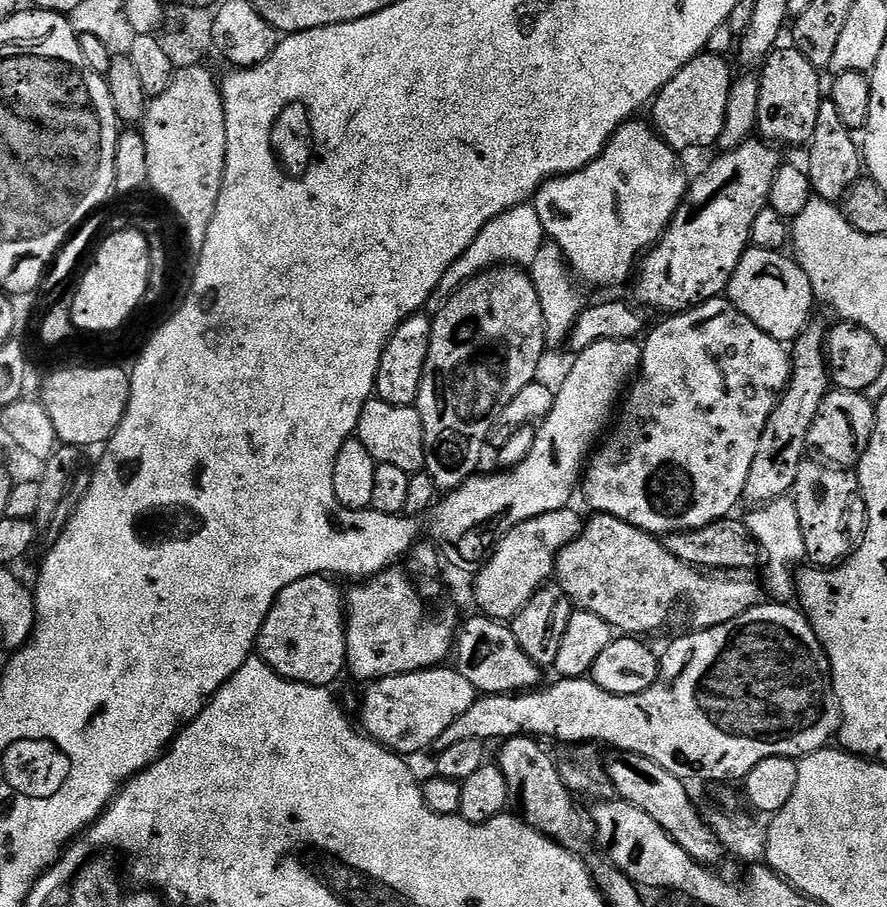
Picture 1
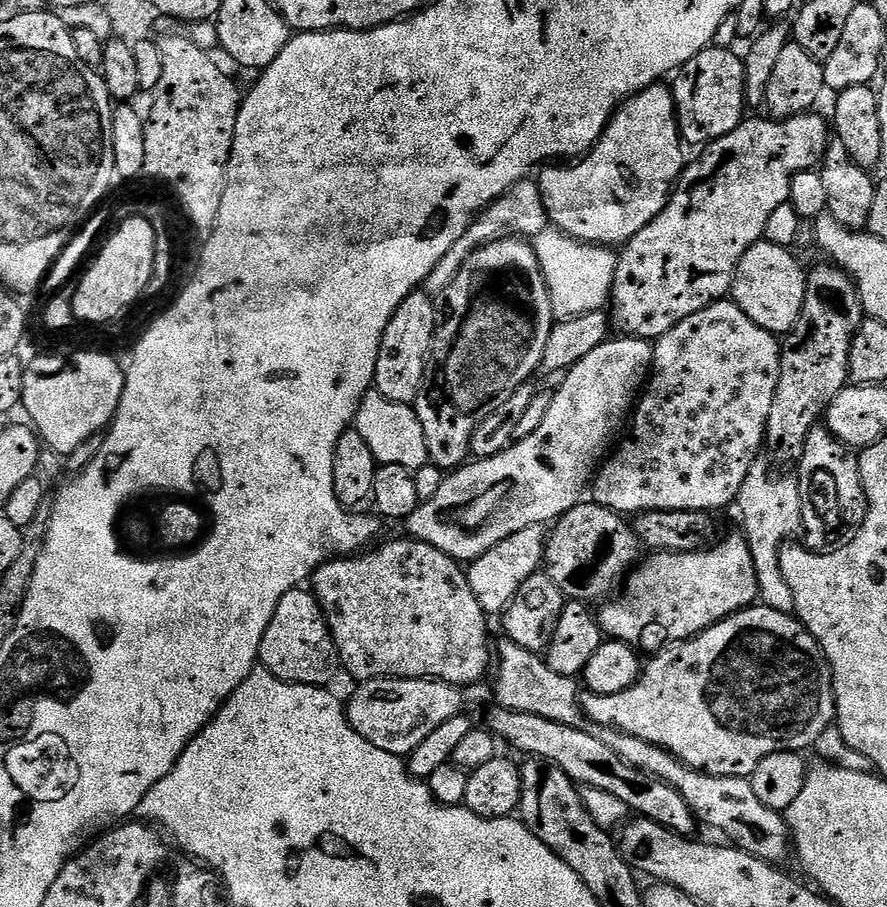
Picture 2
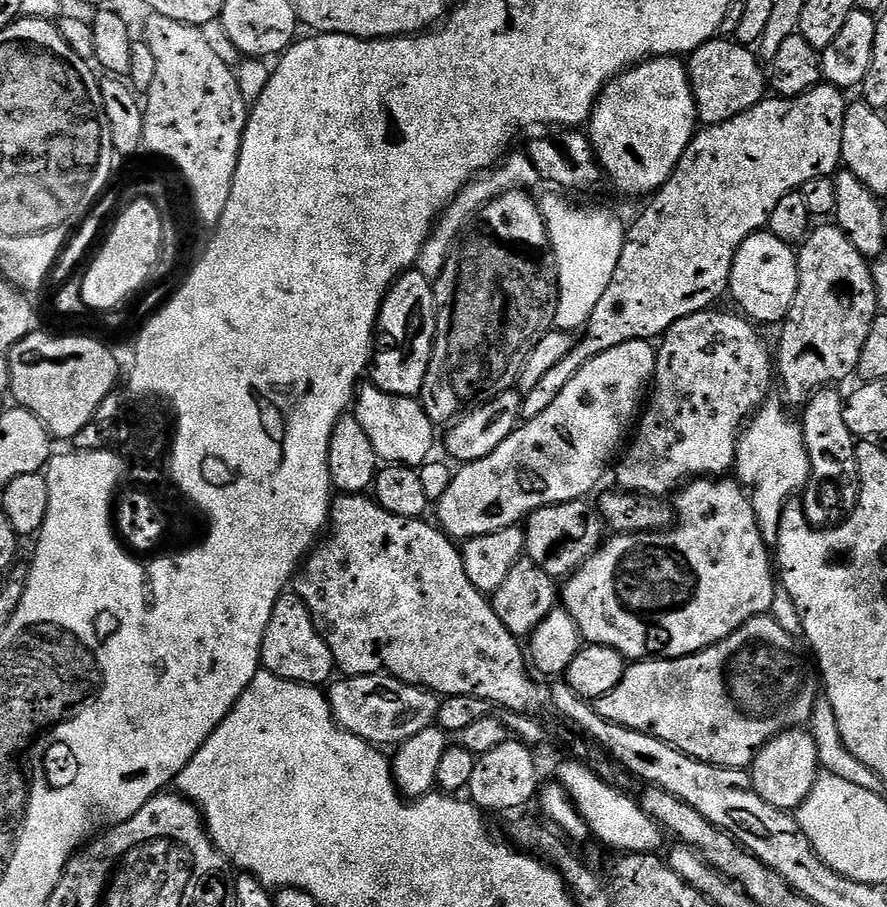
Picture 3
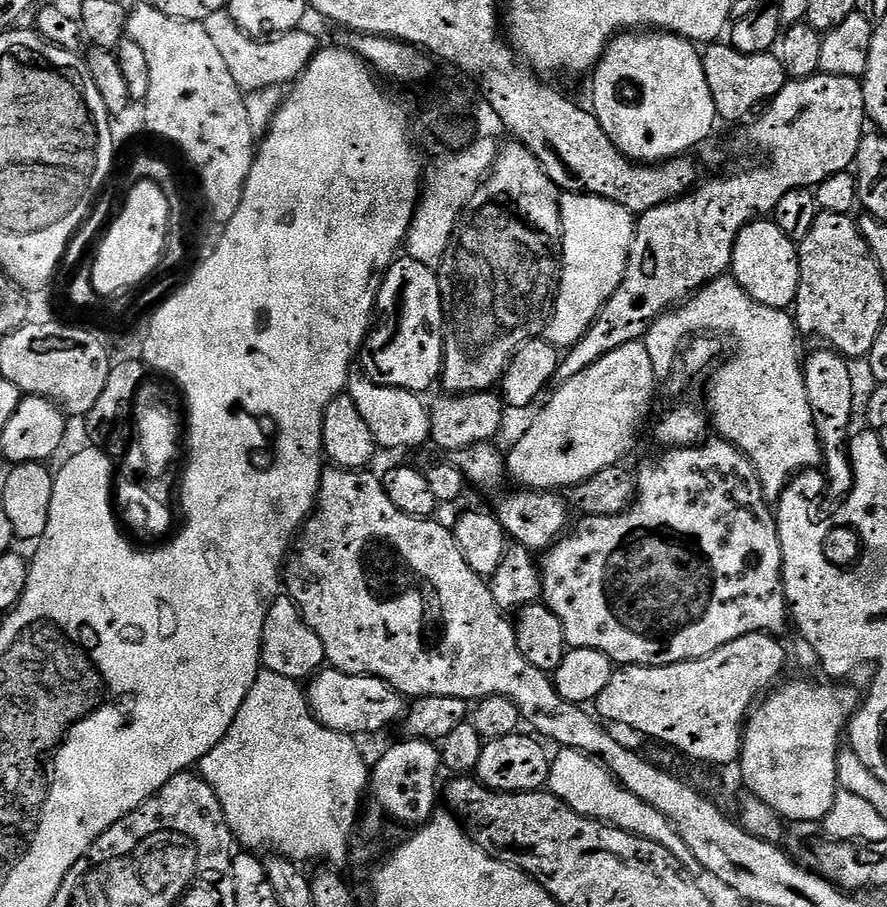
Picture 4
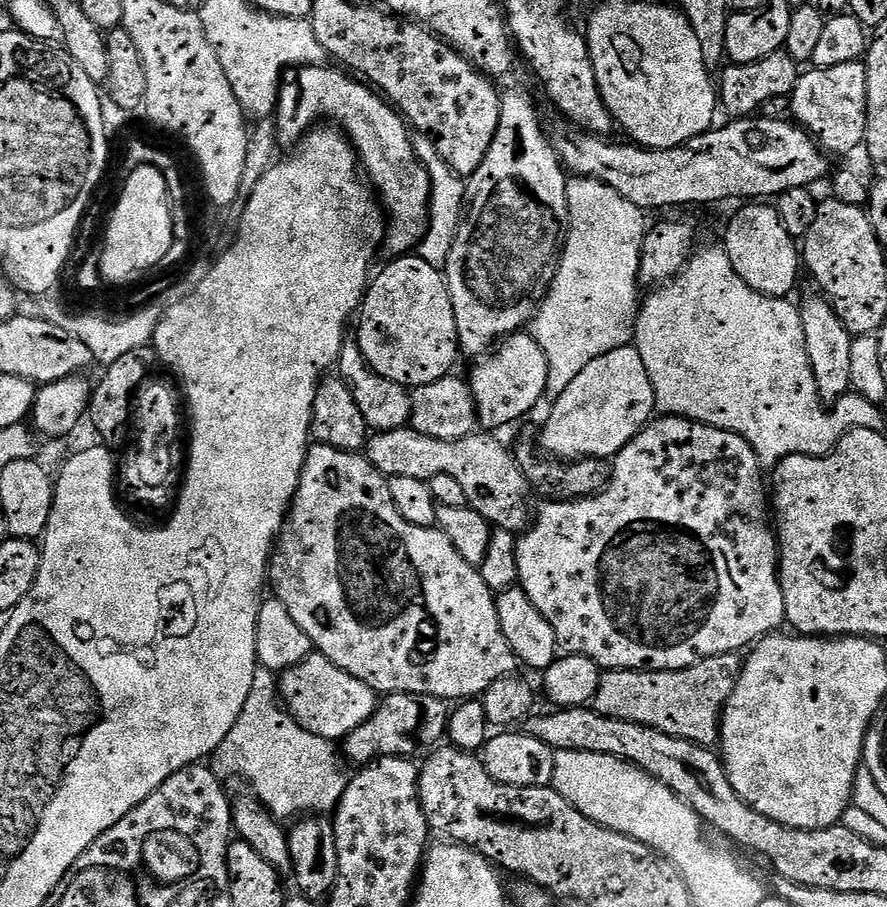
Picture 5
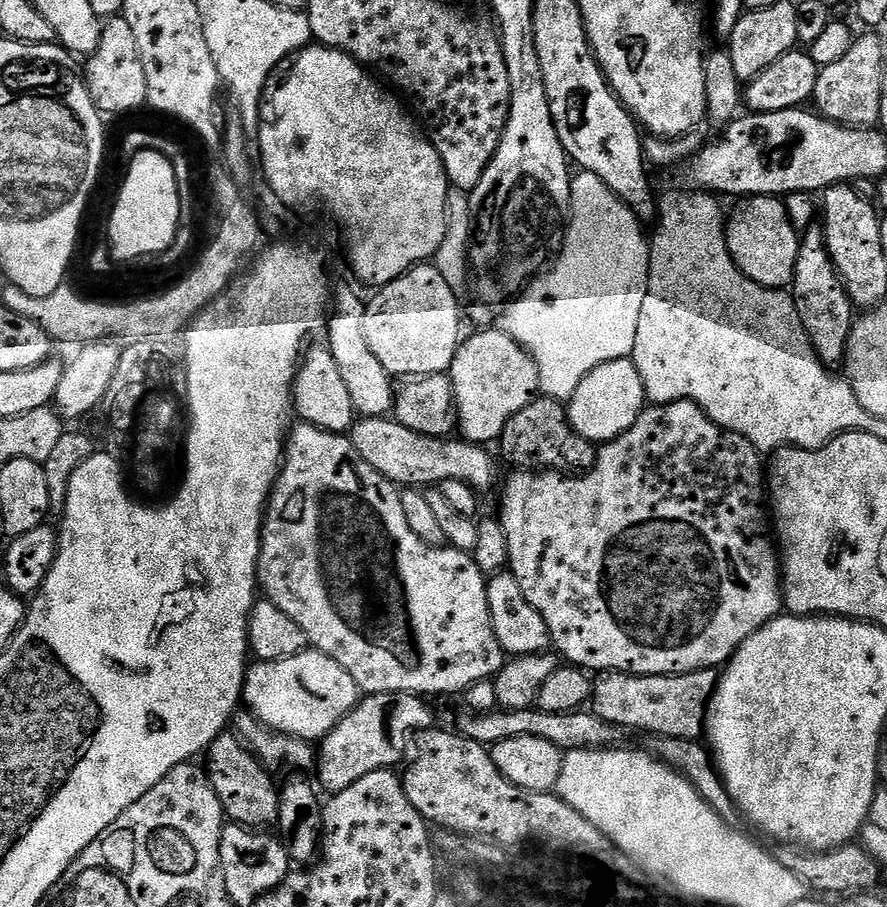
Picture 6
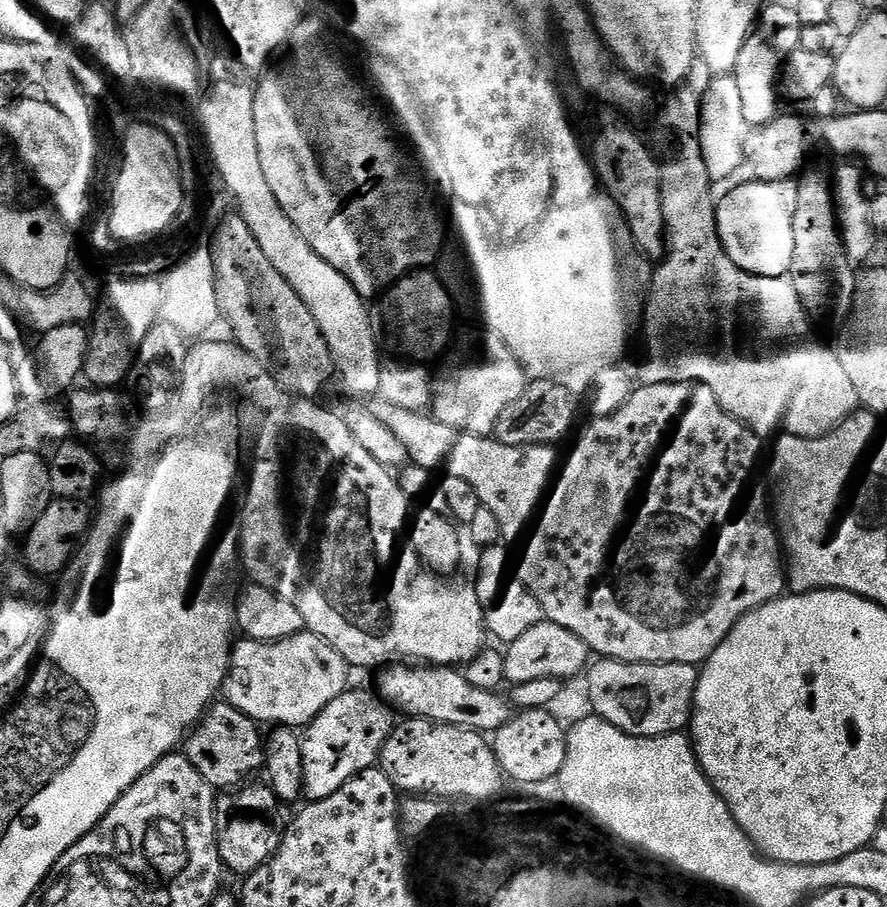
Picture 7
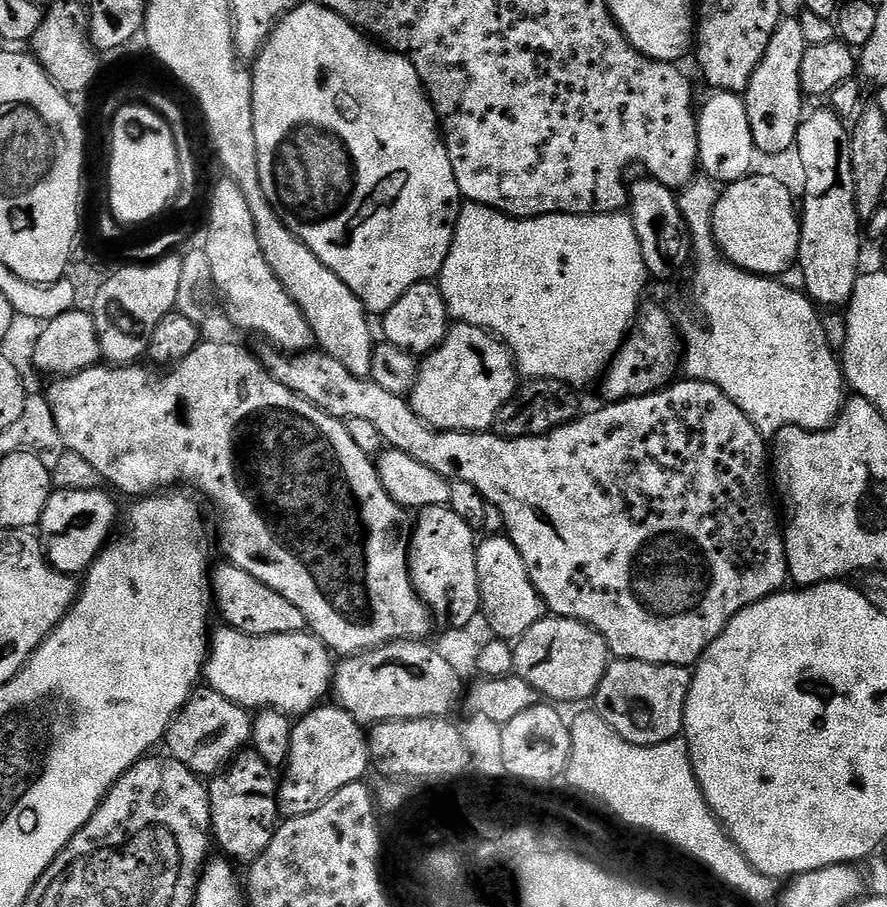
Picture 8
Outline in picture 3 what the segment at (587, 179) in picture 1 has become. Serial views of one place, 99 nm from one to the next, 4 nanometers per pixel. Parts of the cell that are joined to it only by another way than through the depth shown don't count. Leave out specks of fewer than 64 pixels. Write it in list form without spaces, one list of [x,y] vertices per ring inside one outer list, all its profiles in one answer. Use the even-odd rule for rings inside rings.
[[[657,56],[651,60],[641,60],[604,85],[586,128],[603,175],[612,179],[618,191],[628,196],[644,197],[659,192],[662,185],[672,177],[673,170],[678,166],[682,154],[686,154],[697,131],[696,99],[692,93],[687,63],[679,56]]]

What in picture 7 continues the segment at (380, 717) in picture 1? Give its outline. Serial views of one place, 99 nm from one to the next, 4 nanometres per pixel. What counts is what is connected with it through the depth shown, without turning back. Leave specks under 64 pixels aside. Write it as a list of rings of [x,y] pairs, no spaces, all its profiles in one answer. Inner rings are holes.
[[[307,630],[299,632],[297,636],[271,642],[240,638],[232,646],[232,657],[228,676],[224,679],[222,696],[230,706],[261,725],[299,729],[307,726],[318,714],[322,714],[322,710],[326,710],[330,702],[344,695],[349,687],[348,672],[350,673],[349,664],[325,640]]]

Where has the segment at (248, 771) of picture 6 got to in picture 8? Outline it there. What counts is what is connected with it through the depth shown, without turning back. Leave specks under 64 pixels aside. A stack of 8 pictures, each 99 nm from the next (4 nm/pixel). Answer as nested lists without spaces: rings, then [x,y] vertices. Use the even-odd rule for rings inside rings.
[[[207,686],[197,687],[168,728],[167,755],[171,759],[182,762],[201,778],[219,776],[241,752],[251,745],[252,717],[253,713],[249,709],[230,702],[230,698],[222,698],[218,690]]]

